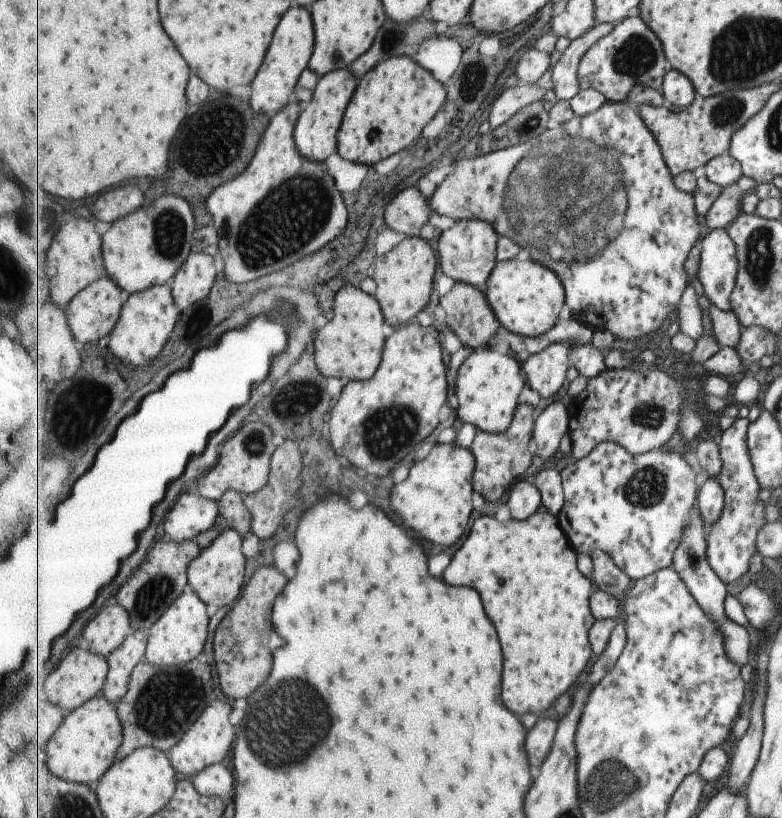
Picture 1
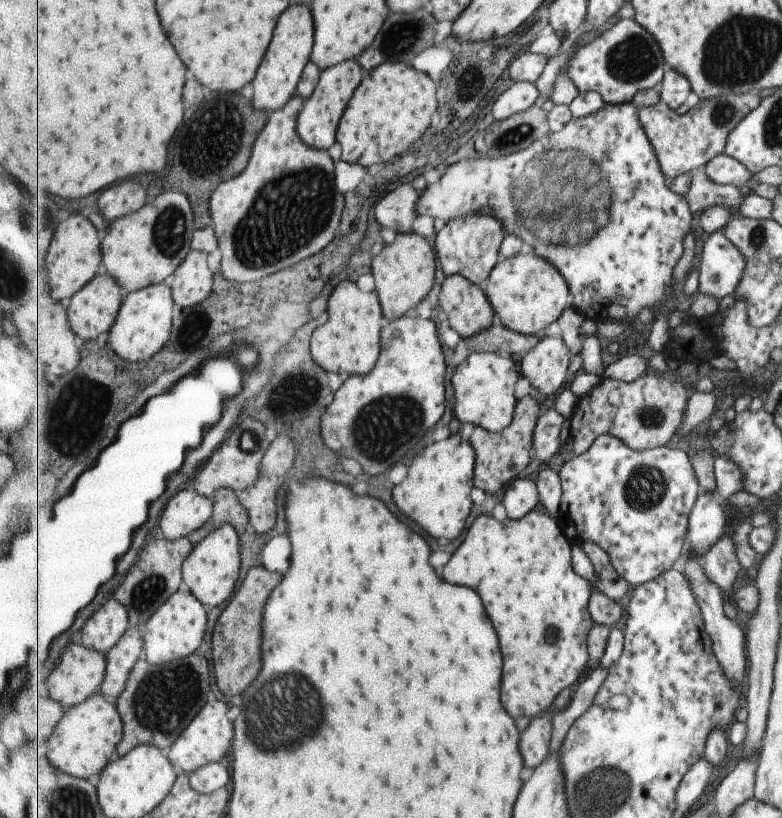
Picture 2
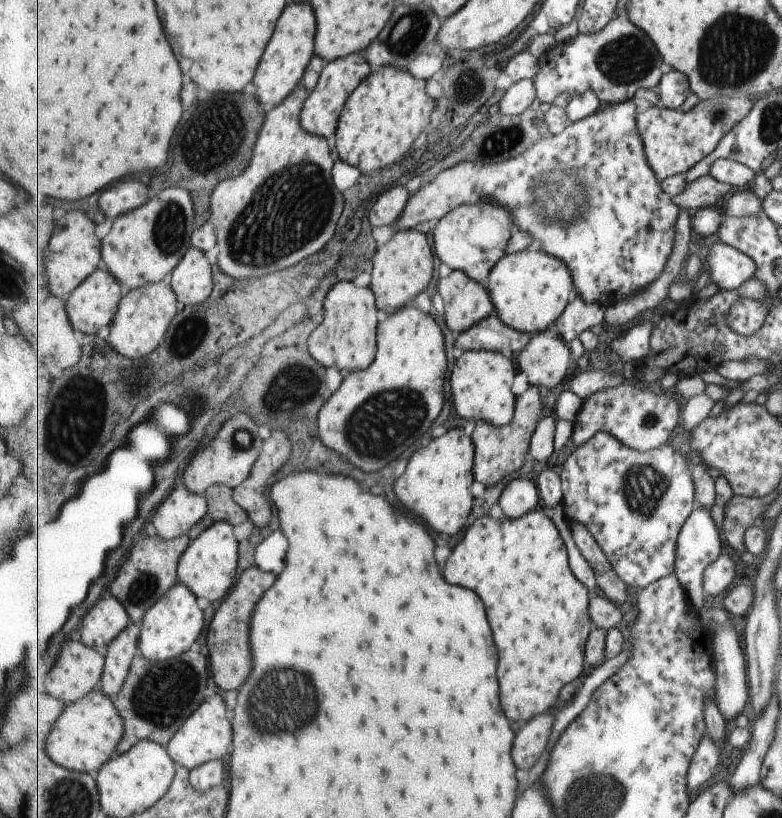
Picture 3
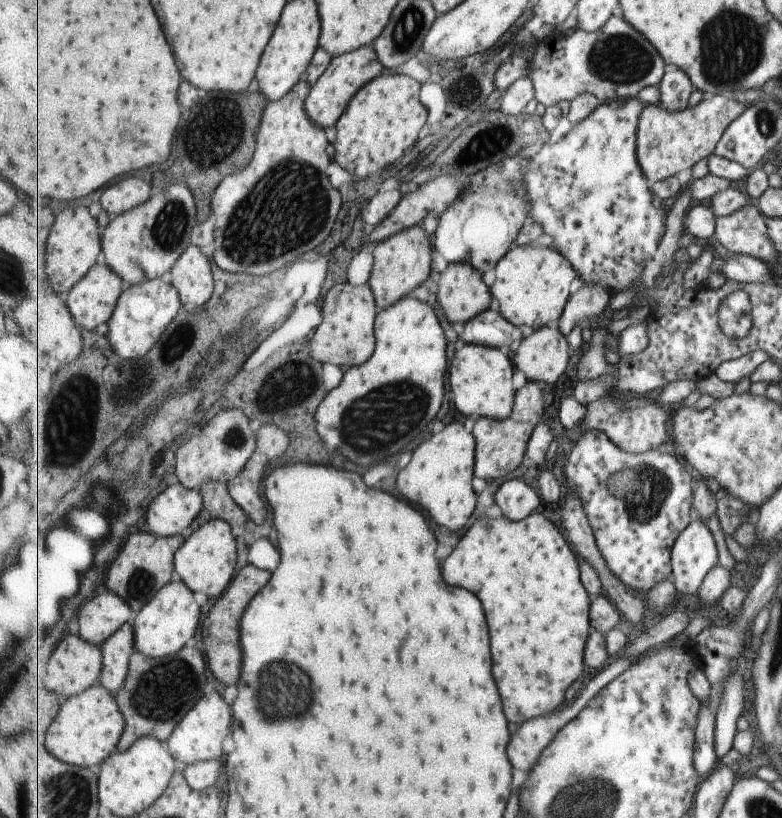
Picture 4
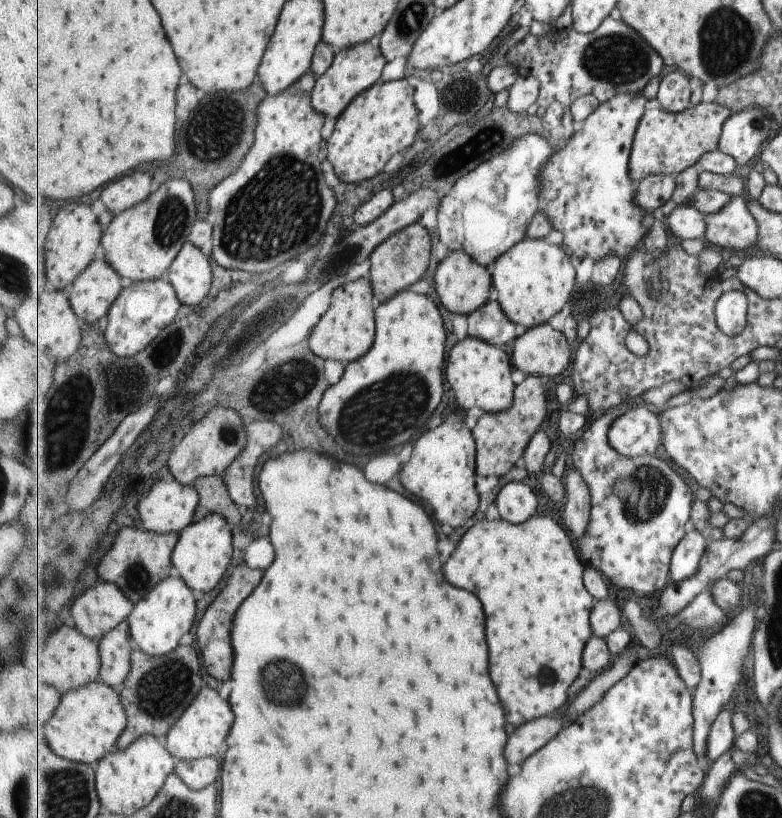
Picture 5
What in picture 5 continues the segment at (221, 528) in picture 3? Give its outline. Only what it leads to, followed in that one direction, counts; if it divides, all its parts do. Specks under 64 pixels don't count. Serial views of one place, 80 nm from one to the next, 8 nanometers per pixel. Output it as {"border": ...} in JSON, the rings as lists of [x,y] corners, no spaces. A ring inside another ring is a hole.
{"border":[[[209,513],[205,518],[193,521],[186,529],[183,529],[177,546],[175,547],[172,563],[174,571],[198,594],[211,592],[217,586],[221,586],[231,560],[233,560],[233,534],[229,521],[217,513]]]}

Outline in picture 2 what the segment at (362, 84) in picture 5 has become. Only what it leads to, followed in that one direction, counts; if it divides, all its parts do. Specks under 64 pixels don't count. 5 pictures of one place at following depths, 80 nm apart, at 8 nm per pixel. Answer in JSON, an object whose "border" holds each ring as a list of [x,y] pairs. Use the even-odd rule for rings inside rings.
{"border":[[[358,58],[343,61],[322,71],[315,92],[305,100],[305,105],[298,118],[298,133],[309,146],[314,149],[329,150],[336,143],[342,116],[355,91],[361,86],[365,75],[366,70]]]}

